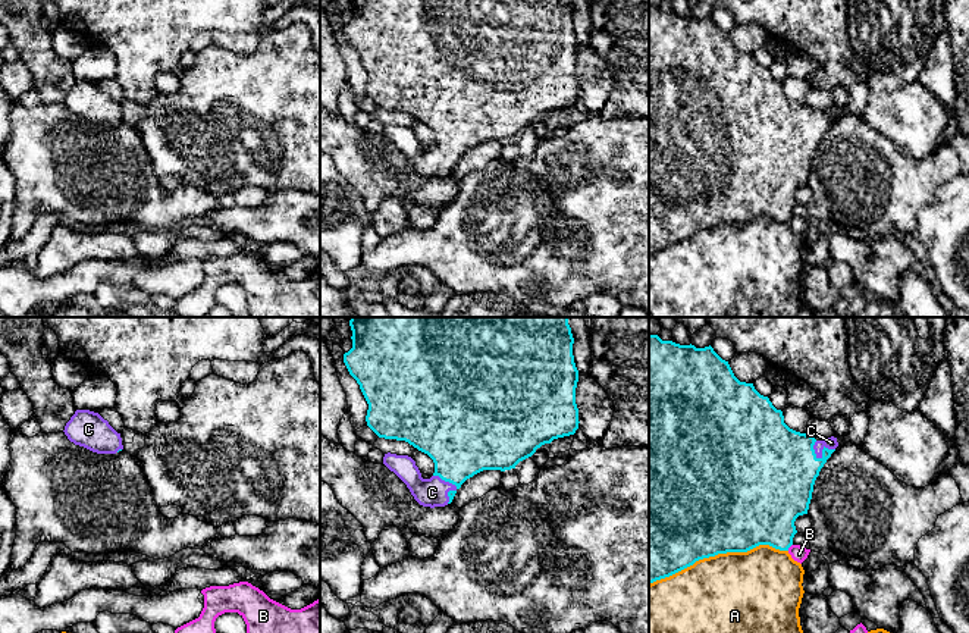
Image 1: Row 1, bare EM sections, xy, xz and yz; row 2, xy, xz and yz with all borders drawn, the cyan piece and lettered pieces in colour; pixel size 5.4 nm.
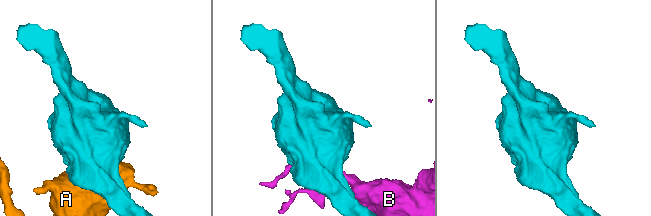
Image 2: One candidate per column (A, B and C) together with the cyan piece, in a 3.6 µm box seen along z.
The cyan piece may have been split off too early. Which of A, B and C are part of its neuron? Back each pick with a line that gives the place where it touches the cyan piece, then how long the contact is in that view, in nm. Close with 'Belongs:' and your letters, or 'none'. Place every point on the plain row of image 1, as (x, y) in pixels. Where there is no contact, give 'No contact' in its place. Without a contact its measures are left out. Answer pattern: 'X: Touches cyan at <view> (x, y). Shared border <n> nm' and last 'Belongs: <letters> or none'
C: Touches cyan at xz (454, 154). Shared border 180 nm
Belongs: C

